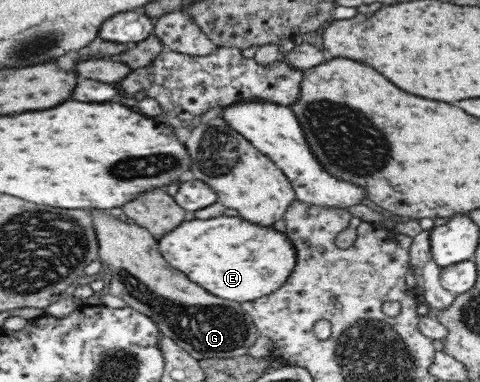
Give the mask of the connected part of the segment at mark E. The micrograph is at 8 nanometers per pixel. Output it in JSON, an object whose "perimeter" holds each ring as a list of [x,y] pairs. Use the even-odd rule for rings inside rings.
{"perimeter":[[[237,217],[185,221],[156,239],[171,268],[221,299],[241,303],[262,298],[281,287],[293,273],[296,255],[286,234],[251,225]]]}

